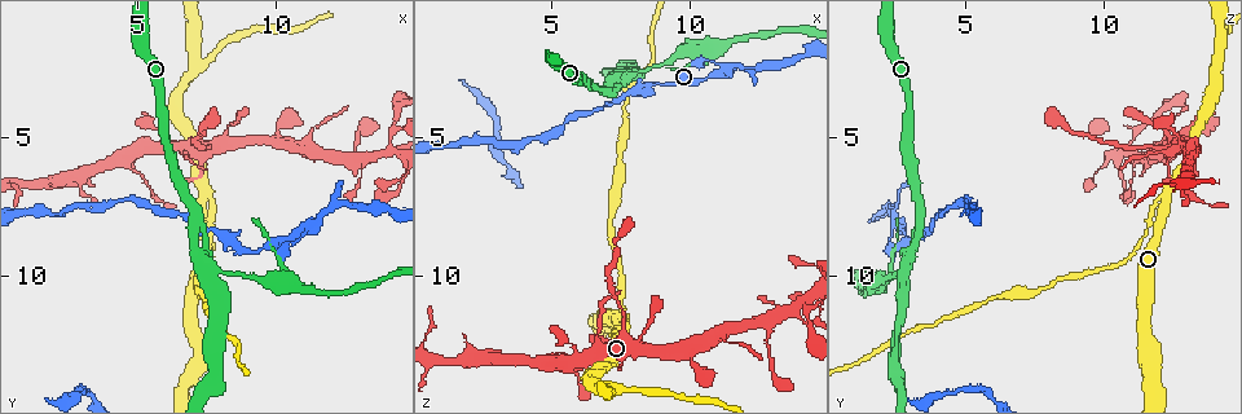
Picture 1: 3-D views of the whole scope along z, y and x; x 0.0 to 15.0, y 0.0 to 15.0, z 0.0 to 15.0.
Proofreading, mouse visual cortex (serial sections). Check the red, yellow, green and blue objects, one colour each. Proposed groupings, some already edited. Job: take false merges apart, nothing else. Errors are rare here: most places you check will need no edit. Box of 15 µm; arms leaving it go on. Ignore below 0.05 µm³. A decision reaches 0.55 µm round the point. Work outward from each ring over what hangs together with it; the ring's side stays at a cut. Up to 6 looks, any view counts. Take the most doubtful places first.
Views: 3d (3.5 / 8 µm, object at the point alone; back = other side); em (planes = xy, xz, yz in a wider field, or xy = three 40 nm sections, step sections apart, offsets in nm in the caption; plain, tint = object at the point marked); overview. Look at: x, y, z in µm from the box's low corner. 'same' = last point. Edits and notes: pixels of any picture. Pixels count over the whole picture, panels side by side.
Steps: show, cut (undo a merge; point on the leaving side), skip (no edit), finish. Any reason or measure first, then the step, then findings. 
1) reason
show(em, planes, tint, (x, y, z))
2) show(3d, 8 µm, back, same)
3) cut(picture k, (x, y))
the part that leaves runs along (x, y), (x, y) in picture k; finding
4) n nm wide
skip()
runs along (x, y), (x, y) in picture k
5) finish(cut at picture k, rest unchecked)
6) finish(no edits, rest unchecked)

branch point
show(3d, 3.5 µm, (14.2, 4.7, 11.2))

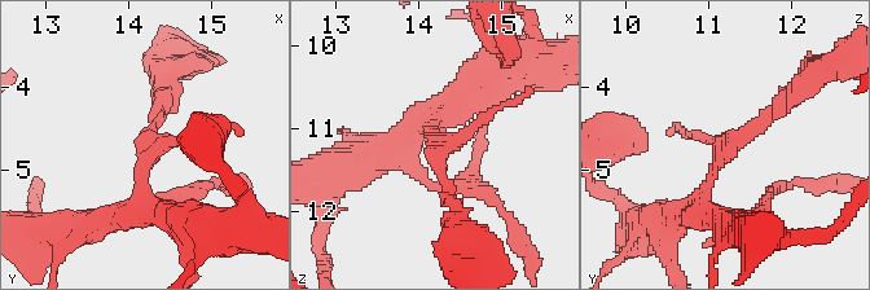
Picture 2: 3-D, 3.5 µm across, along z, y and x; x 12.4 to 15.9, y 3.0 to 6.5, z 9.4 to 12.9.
3 arms; arms of 150, 150, 250 nm; now the EM
show(em, xy, step 1, tint, (14.30, 4.75, 11.25))

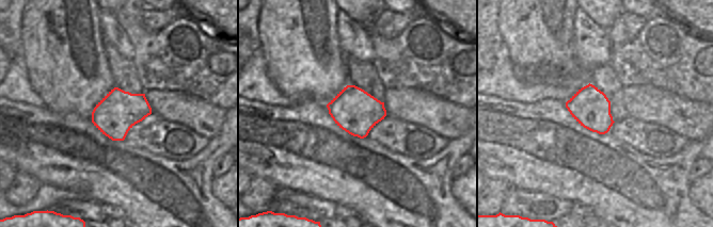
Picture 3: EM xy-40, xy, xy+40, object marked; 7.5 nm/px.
skip()
runs along (713, 215), (703, 215), (713, 167), (789, 99) in picture 2; one cell here

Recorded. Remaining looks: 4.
abrupt turn
show(3d, 3.5 µm, back, (4.7, 5.8, 13.1))

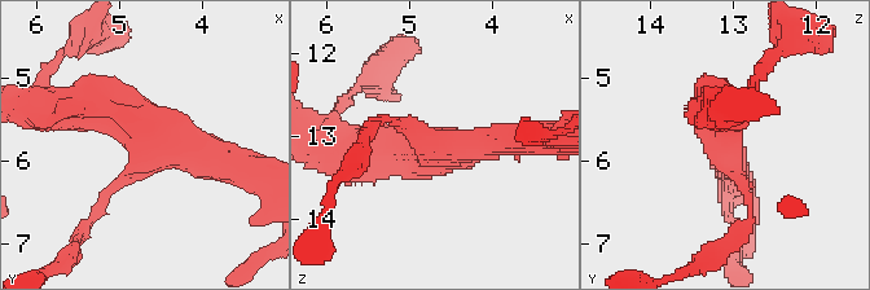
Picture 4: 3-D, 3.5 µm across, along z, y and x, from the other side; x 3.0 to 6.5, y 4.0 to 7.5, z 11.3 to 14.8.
skip()
runs along (74, 108), (229, 163) in picture 4; one cell here

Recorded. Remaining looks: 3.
three arms meet
show(3d, 3.5 µm, (11.2, 8.1, 2.5))

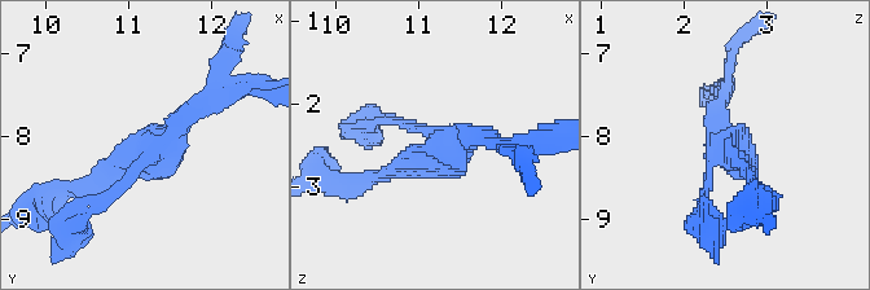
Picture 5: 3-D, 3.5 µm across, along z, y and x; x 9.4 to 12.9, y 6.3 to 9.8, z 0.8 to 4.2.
need the tissue
show(em, xy, step 1, tint, (11.25, 8.15, 2.55))

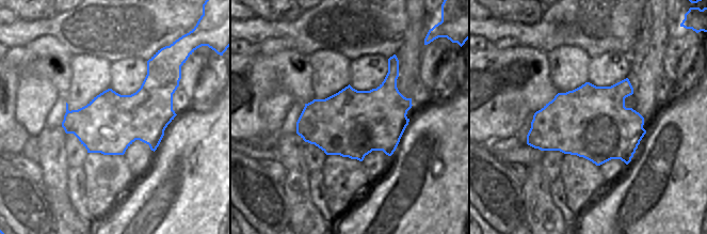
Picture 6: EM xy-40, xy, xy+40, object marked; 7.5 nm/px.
3 arms
skip()
runs along (78, 188), (161, 148), (212, 92) in picture 5; one cell here

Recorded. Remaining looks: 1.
finish(no edits, rest unchecked)

